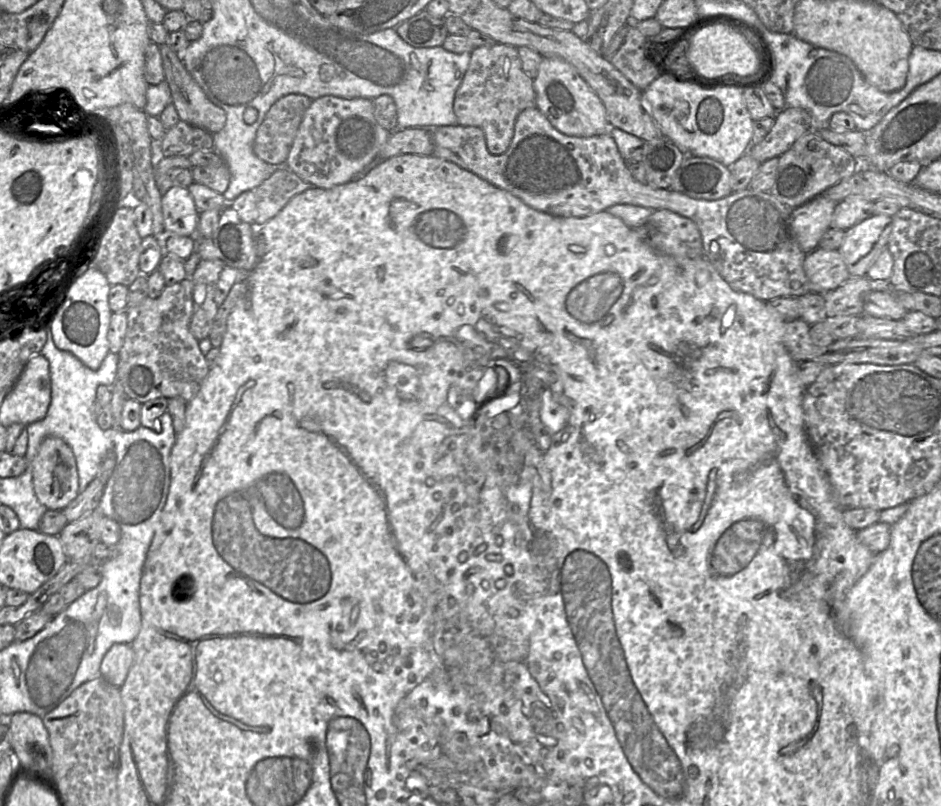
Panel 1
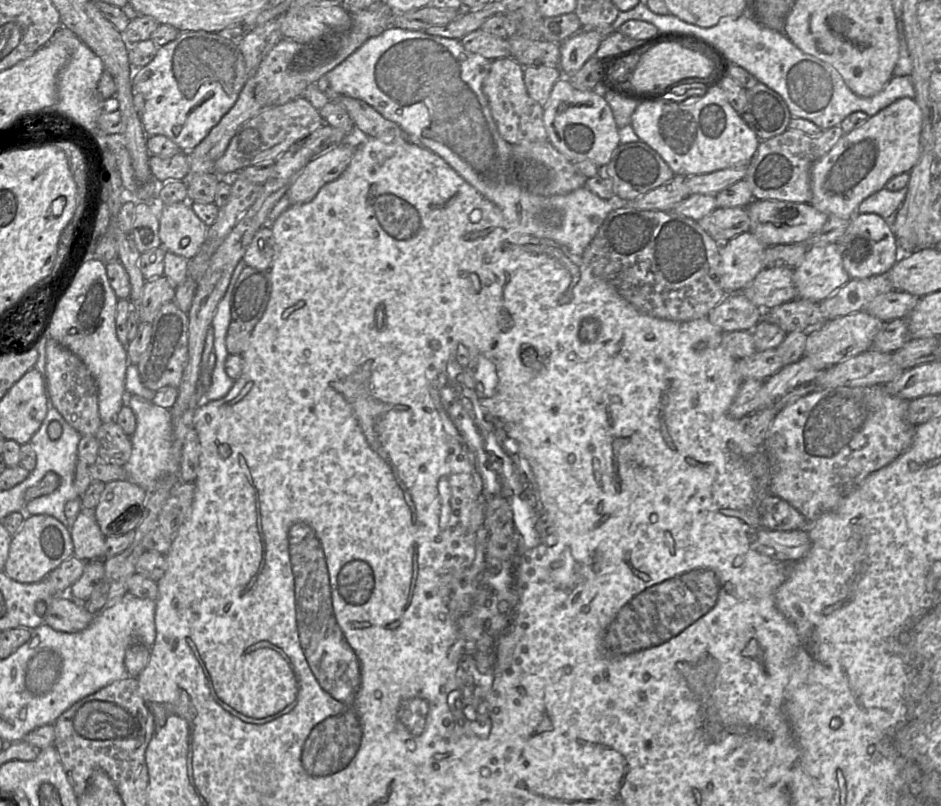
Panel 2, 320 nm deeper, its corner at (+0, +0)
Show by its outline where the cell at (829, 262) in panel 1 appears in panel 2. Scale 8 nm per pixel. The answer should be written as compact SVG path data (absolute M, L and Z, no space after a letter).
M767 267L740 293L763 311L773 309L797 298L793 269Z

